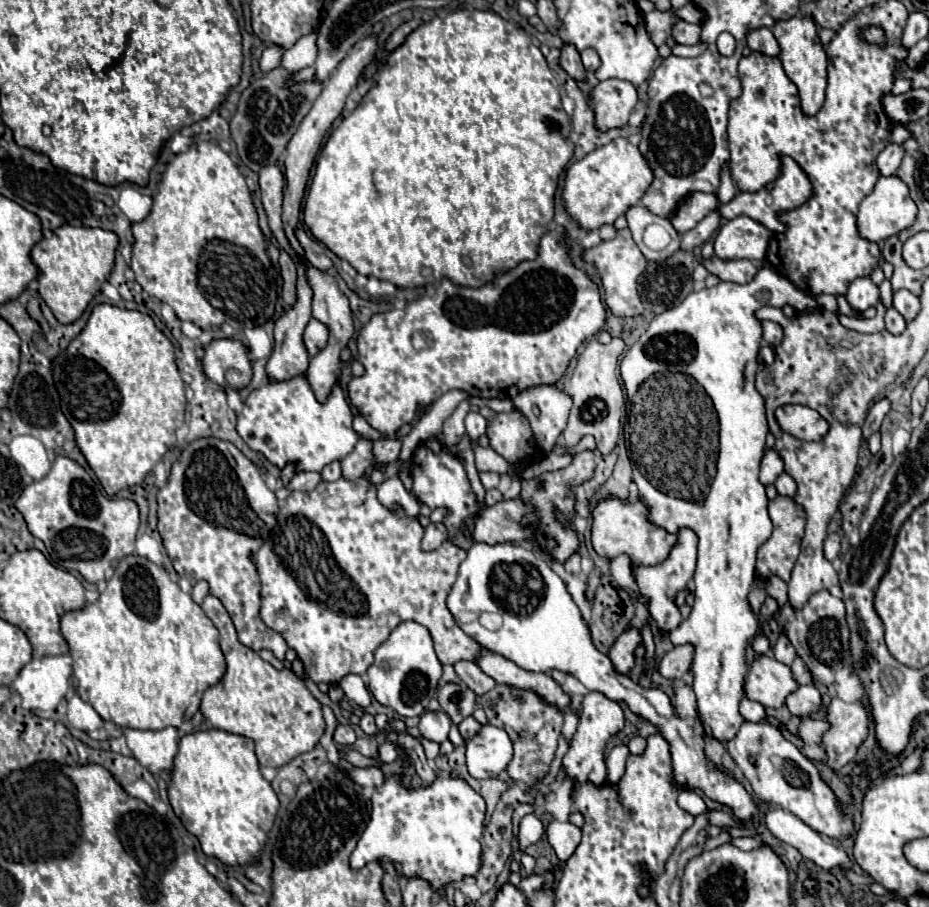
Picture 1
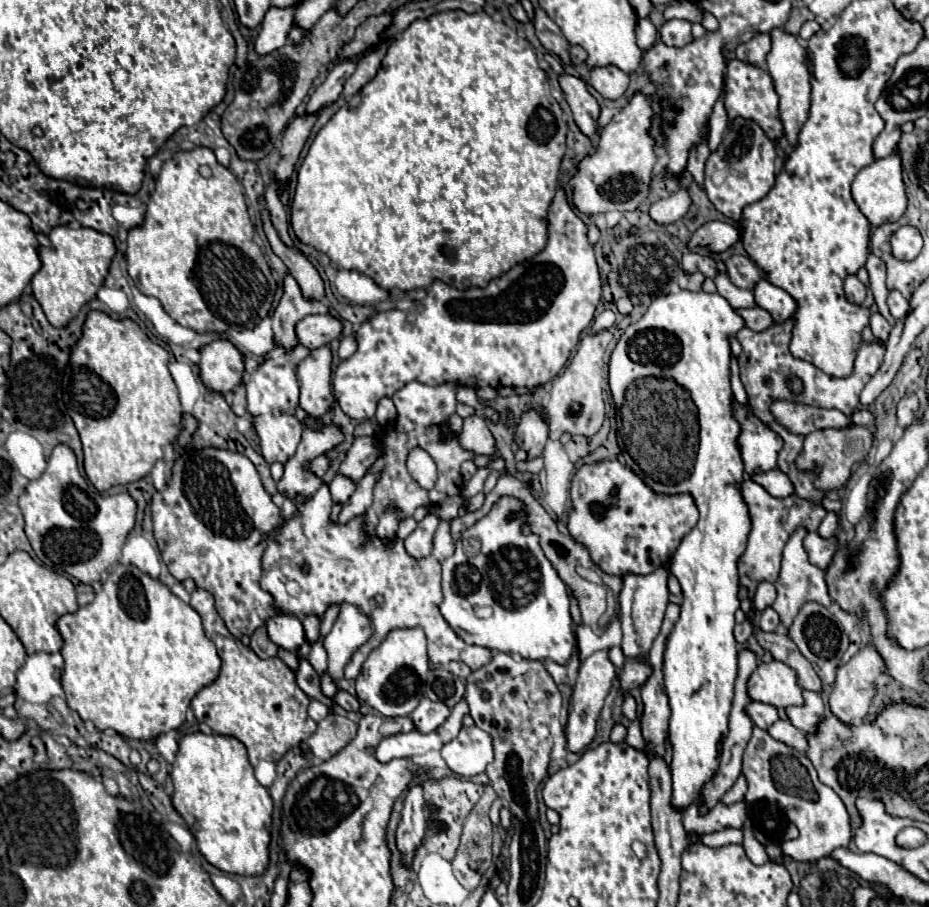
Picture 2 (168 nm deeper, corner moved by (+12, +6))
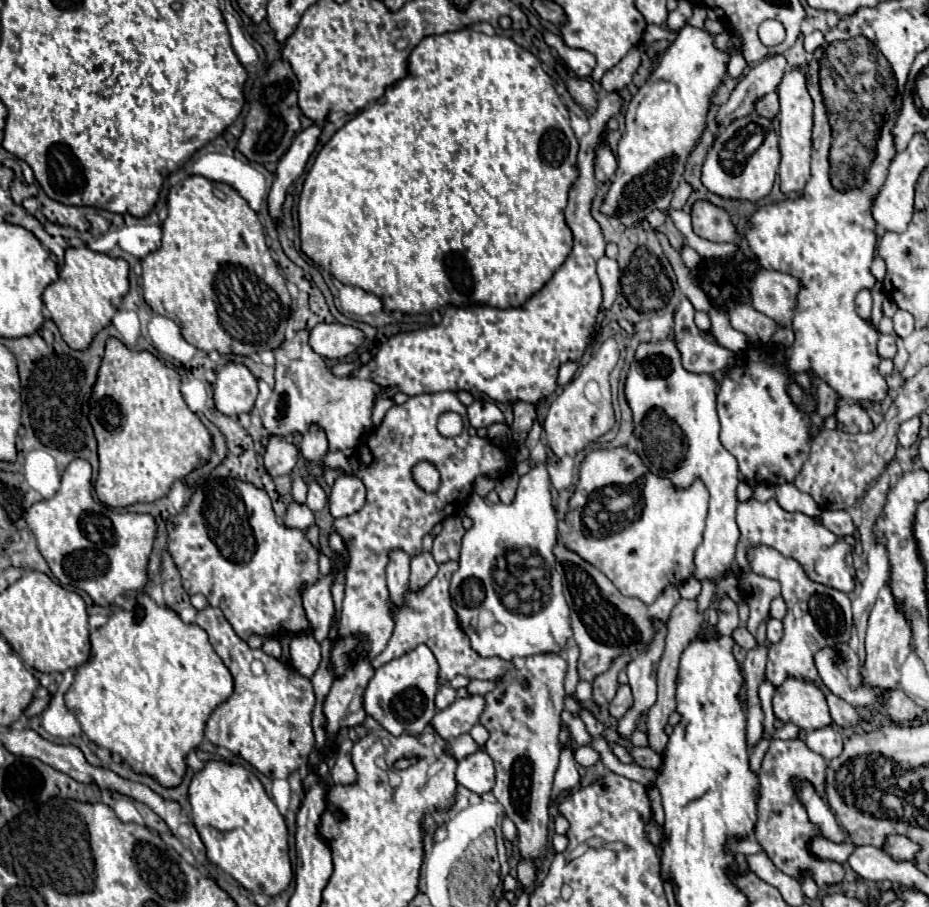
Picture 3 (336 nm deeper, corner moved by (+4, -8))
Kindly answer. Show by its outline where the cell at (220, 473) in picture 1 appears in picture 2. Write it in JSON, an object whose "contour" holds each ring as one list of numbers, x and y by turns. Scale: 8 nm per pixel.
{"contour":[[203,448,185,452,175,460,171,480,167,482,165,490,153,494,151,518,153,534,169,572,179,582,183,582,185,578,193,578,197,588,211,592,219,616,235,638,251,636,259,626,265,624,267,618,277,614,273,608,273,598,261,590,259,578,261,556,265,548,263,540,273,528,281,526,283,518,281,510,271,502,271,496,265,492,257,468,247,456,223,448]]}

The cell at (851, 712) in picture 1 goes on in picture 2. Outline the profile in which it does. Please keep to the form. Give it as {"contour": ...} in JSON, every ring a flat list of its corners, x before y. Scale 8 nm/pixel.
{"contour":[[871,642,859,650,845,666,841,666,837,670,837,678,835,678,835,684,833,684,833,690,829,694,829,708,831,712,843,720,843,724,853,724,853,726,859,726,865,716,867,716,867,708,871,704,871,698,875,694,875,680,885,672,883,668,883,660,881,656,877,656,875,648,871,646]]}

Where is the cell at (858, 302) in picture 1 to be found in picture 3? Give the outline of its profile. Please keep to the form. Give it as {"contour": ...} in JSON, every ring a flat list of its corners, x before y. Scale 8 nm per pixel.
{"contour":[[861,290,857,294,855,310,863,320,869,320,869,316,871,316,871,294,869,294,869,290]]}

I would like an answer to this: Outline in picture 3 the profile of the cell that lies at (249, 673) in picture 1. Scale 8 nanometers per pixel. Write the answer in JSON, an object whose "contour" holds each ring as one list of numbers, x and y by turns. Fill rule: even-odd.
{"contour":[[207,606,197,614,197,624,209,634,209,642,221,656,223,664,229,668,235,680,233,696,217,706,207,720,205,738,231,750,233,754,247,760,267,778,287,778,291,772,307,766,309,754,315,748,315,734,311,726,311,714,315,706,315,692,309,678,287,668,281,660,265,654,263,650,253,650,241,640,219,608],[259,658,265,666,261,676,251,672,251,662]]}

